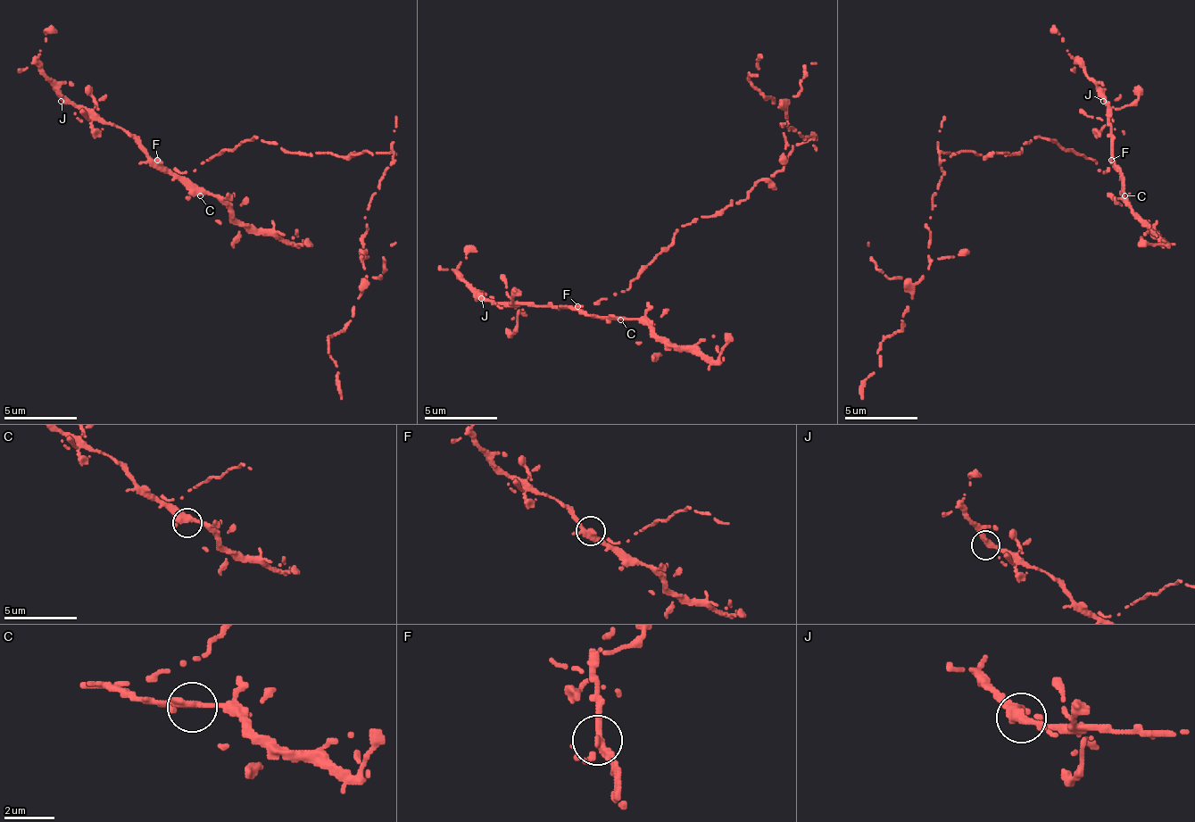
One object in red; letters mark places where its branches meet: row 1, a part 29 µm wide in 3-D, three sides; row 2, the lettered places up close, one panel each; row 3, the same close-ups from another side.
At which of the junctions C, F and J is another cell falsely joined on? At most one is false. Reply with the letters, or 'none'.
F

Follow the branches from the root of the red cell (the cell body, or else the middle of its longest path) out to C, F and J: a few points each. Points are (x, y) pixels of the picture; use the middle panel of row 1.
C: (737, 203), (682, 225), (675, 239), (627, 290), (601, 298), (587, 312), (620, 319)
F: (737, 203), (682, 225), (675, 239), (627, 290), (601, 298), (587, 312), (576, 305)
J: (737, 203), (682, 225), (627, 290), (601, 298), (587, 312), (547, 305), (496, 305), (481, 298)

